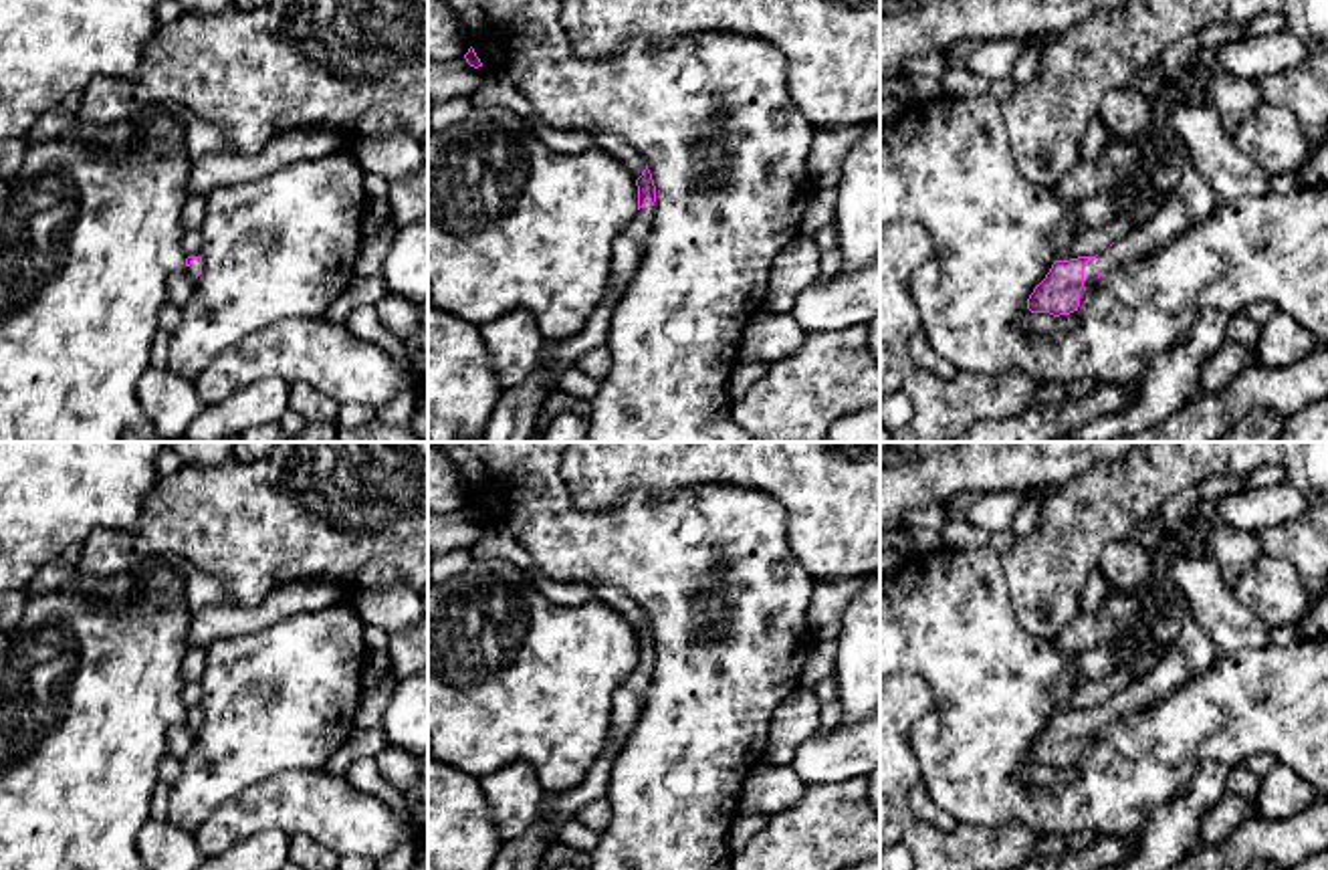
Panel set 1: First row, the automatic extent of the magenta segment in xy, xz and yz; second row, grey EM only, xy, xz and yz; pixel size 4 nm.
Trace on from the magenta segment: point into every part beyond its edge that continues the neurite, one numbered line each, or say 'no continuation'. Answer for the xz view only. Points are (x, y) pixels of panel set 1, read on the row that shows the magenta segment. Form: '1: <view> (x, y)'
1: xz (628, 249)

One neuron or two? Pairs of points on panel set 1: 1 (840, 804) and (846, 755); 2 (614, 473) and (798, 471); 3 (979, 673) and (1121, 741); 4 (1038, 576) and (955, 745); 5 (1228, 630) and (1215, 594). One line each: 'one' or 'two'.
1: two
2: one
3: one
4: two
5: one

